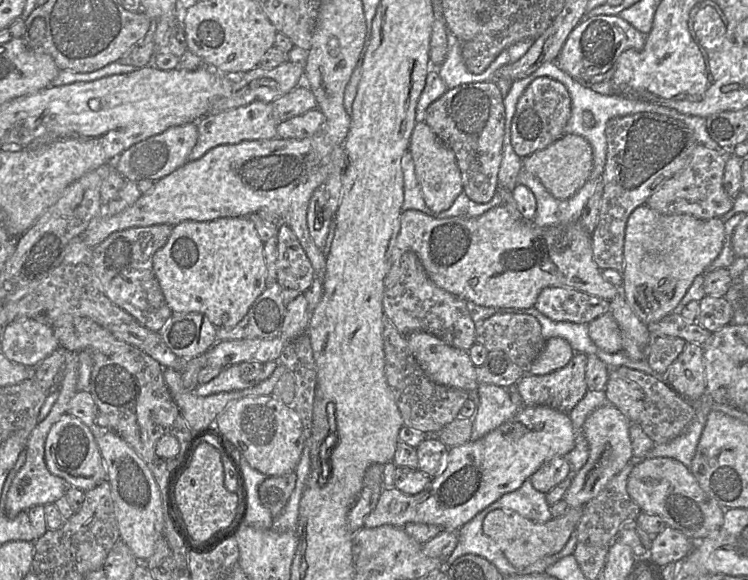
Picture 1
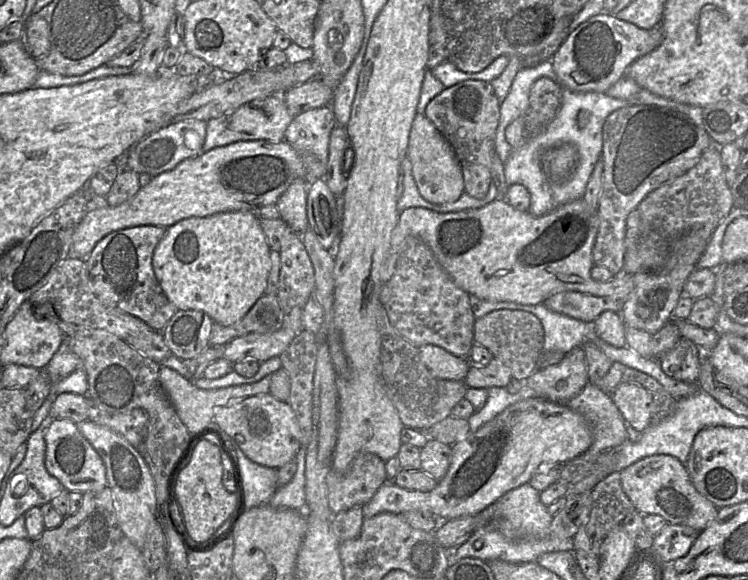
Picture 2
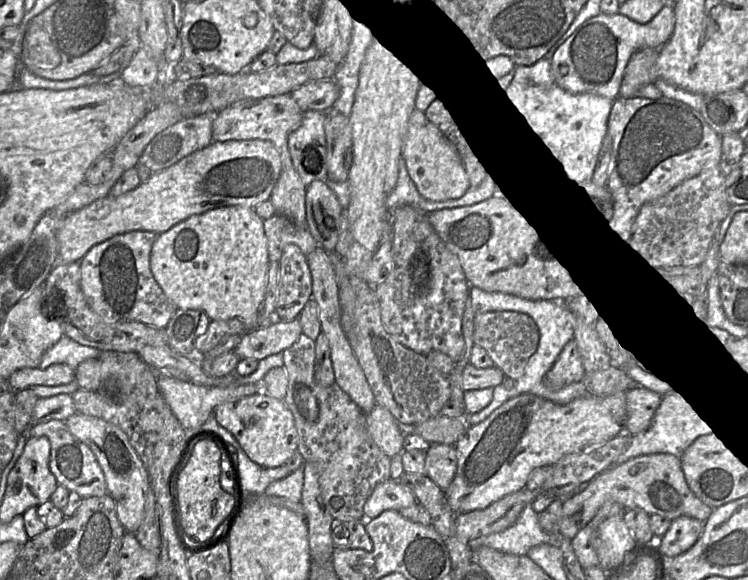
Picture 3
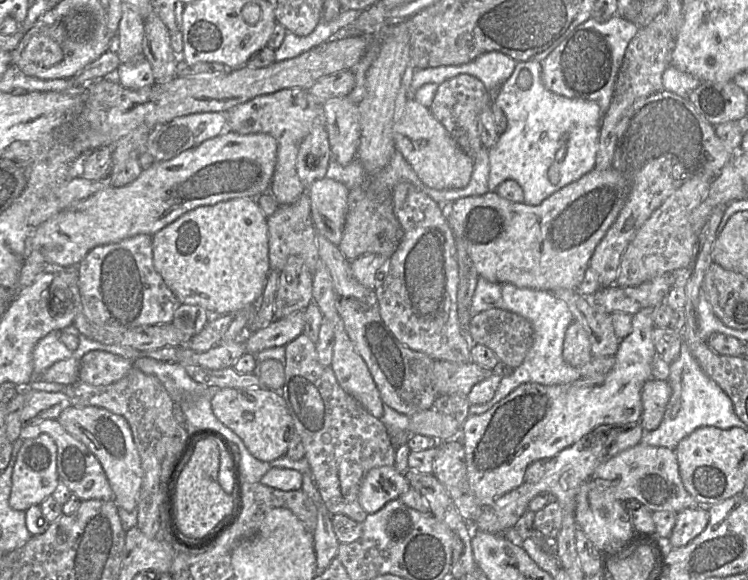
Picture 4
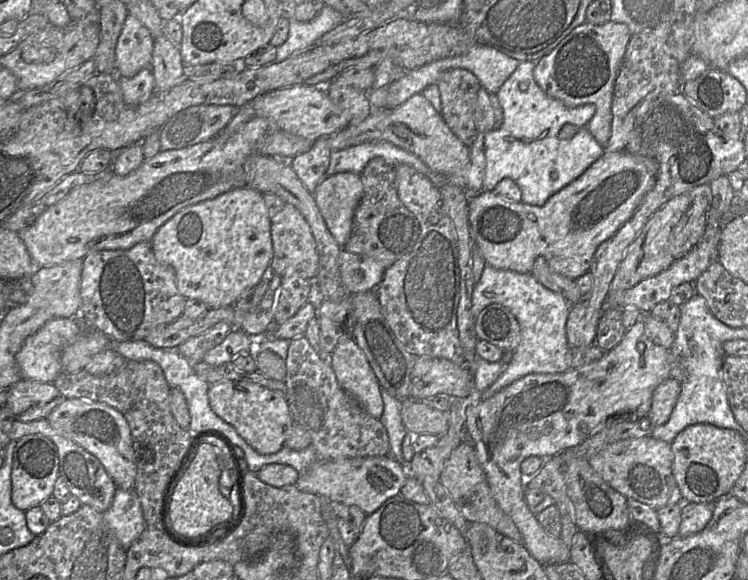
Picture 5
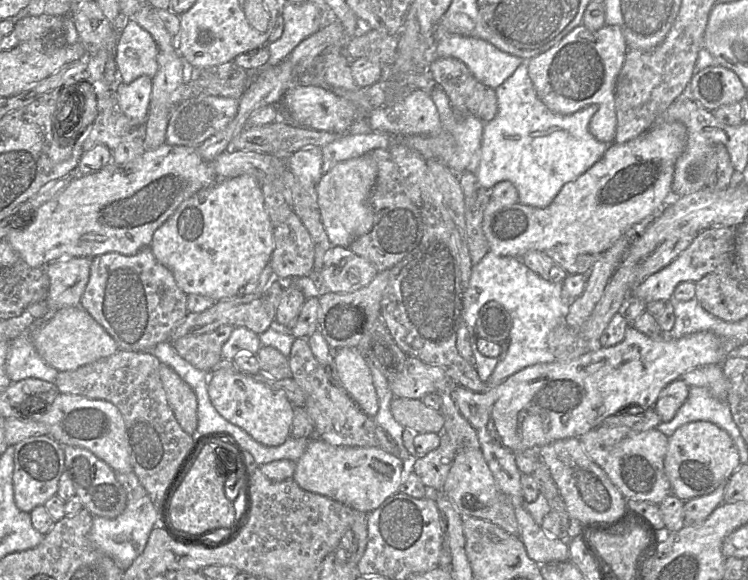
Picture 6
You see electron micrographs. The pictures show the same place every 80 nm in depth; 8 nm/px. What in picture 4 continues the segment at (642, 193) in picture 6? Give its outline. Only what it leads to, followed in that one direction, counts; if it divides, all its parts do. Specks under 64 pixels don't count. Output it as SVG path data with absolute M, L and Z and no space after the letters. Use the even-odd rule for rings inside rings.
M613 167L606 170L594 168L536 206L512 202L496 191L489 191L445 204L445 209L454 236L465 242L479 277L490 282L511 283L519 288L553 293L558 289L578 290L597 244L619 215L628 191L627 179Z

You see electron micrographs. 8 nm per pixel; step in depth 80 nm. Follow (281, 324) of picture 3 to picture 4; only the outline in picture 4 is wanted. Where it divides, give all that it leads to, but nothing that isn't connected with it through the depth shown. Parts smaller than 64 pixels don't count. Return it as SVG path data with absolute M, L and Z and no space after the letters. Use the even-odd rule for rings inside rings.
M303 310L284 319L274 319L263 328L252 329L243 337L246 352L257 355L259 352L272 347L285 347L303 333L304 324Z

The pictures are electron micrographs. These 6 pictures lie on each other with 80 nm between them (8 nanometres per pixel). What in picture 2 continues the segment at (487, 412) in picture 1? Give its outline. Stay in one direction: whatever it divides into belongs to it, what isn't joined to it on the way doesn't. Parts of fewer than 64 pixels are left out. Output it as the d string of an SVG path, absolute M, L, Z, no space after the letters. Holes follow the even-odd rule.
M527 384L522 386L516 394L509 393L506 387L490 387L487 391L488 398L485 405L468 418L471 432L478 430L508 406L530 397L536 397L535 391Z

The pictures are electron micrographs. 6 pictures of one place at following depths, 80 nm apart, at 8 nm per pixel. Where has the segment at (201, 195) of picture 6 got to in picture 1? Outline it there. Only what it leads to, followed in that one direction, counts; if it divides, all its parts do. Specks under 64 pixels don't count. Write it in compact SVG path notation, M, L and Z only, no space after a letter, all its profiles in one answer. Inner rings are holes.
M248 217L173 226L167 243L153 256L153 270L173 314L201 313L216 328L236 326L267 288L264 243Z

